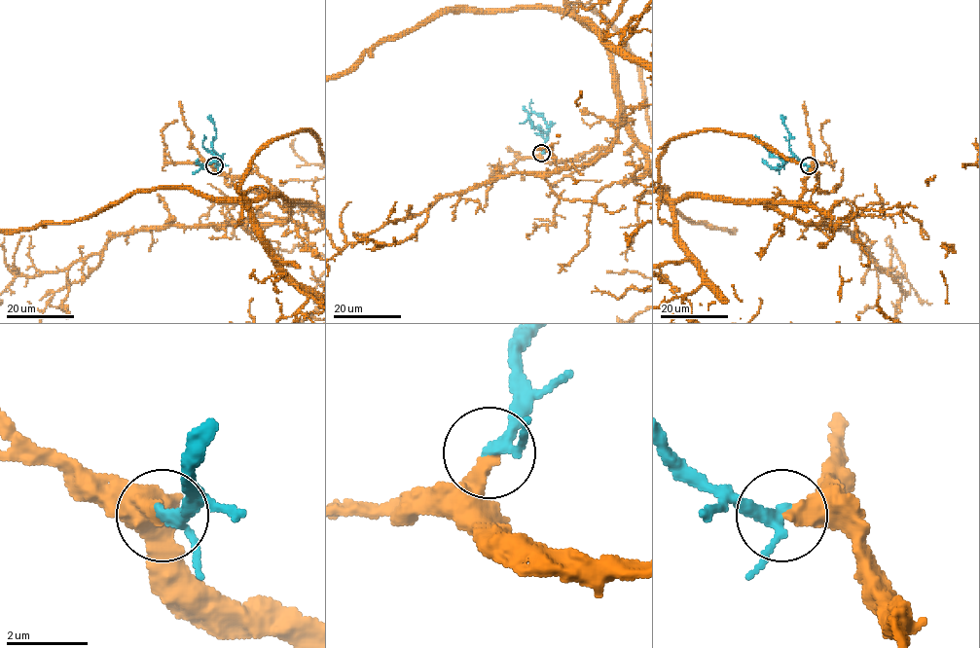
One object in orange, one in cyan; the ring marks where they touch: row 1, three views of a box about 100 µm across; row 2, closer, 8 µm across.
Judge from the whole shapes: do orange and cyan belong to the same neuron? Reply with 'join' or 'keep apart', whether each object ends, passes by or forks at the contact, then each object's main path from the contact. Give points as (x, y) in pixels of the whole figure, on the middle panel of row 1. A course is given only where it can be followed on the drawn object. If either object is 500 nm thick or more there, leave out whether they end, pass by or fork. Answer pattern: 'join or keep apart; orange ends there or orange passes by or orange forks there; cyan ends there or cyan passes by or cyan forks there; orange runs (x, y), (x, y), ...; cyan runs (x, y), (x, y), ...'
join; orange ends there; cyan passes by; orange runs (541, 153), (616, 135), (609, 46), (566, 4), (583, 3), (639, 75); cyan runs (541, 153), (548, 125), (529, 107), (530, 99)

